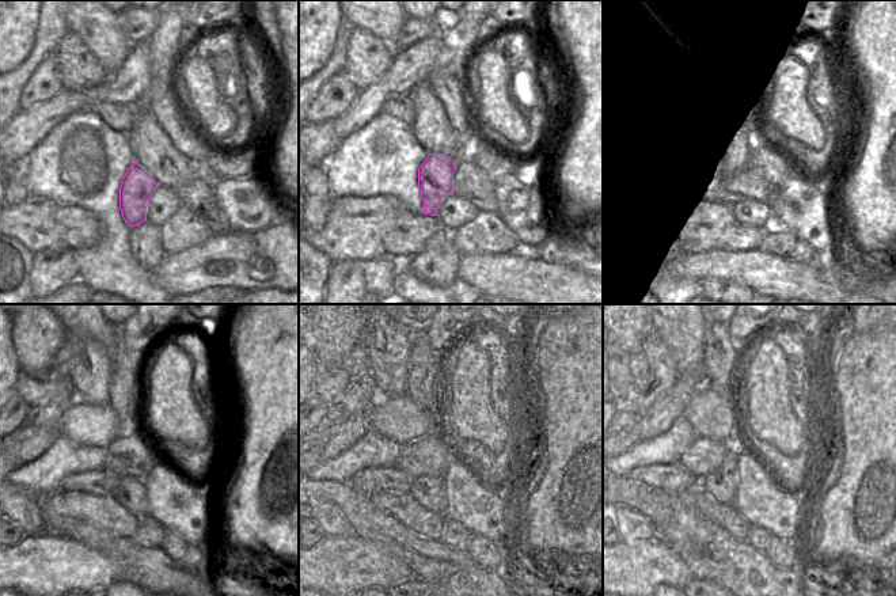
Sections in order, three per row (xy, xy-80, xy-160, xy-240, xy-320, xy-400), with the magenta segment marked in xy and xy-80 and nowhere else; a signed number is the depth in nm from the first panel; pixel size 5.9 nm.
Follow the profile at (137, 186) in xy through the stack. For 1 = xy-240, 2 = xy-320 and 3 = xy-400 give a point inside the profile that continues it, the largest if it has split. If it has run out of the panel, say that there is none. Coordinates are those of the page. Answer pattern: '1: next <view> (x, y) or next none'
1: next xy-240 (126, 399)
2: next xy-320 (425, 365)
3: next xy-400 (721, 357)

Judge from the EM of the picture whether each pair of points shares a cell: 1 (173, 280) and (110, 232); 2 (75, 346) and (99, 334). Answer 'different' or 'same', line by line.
1: different
2: different

